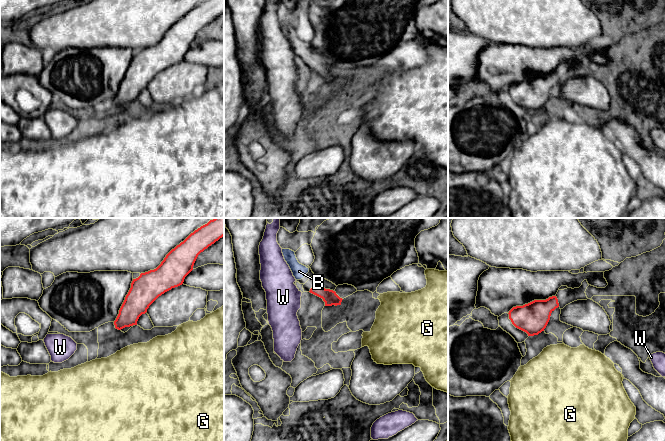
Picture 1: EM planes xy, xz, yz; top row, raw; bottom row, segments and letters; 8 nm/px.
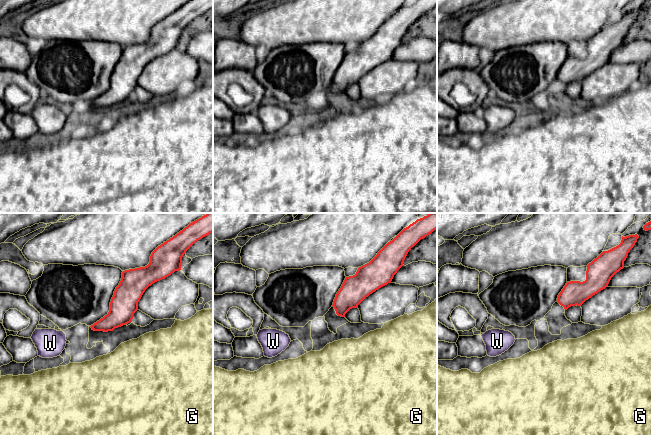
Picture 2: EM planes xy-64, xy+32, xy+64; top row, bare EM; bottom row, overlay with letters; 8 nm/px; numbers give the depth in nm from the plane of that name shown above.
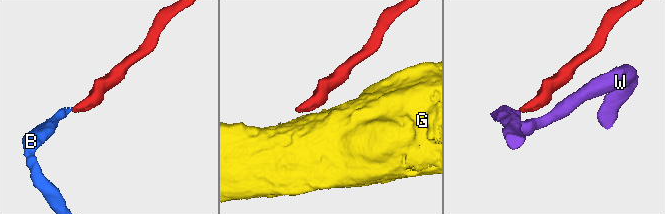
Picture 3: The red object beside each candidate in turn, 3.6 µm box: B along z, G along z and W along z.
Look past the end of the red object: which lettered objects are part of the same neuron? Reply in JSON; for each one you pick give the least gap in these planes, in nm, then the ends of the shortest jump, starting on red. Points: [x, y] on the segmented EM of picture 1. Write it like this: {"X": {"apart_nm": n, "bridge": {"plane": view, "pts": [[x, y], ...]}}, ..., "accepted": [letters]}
{"B": {"apart_nm": 110, "bridge": {"plane": "xz", "pts": [[312, 287], [303, 277]]}}, "accepted": ["B"]}

